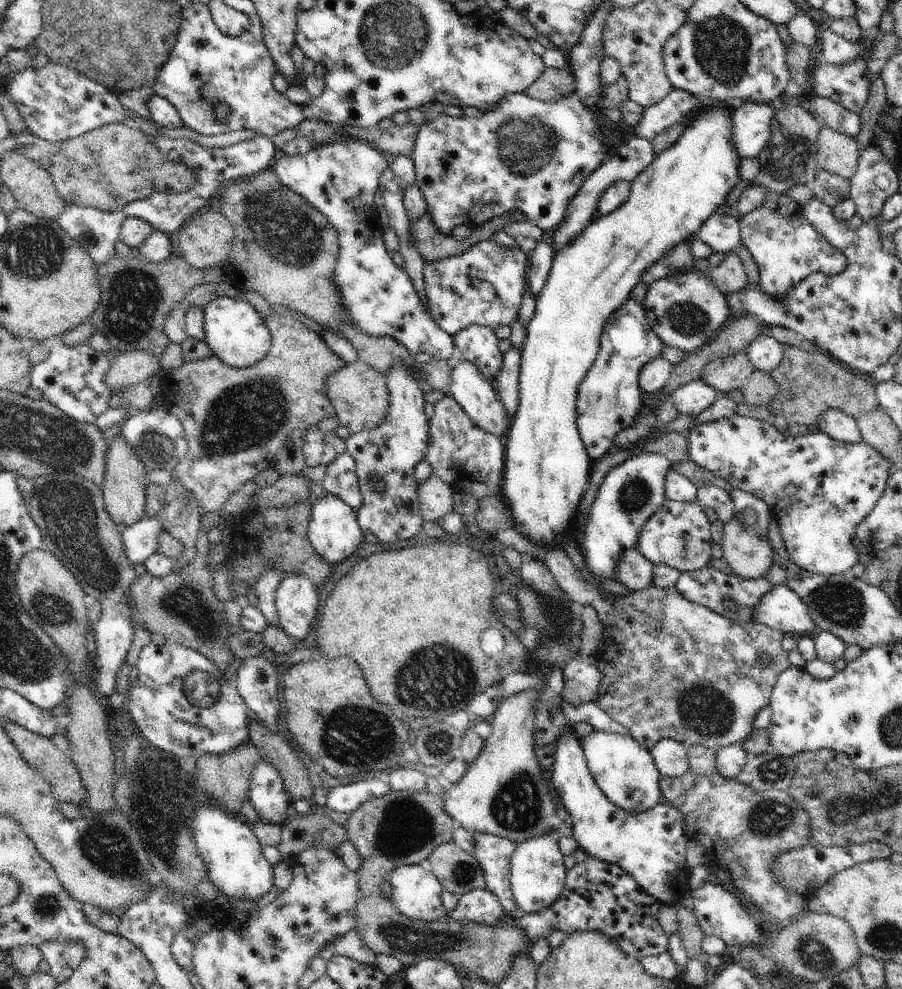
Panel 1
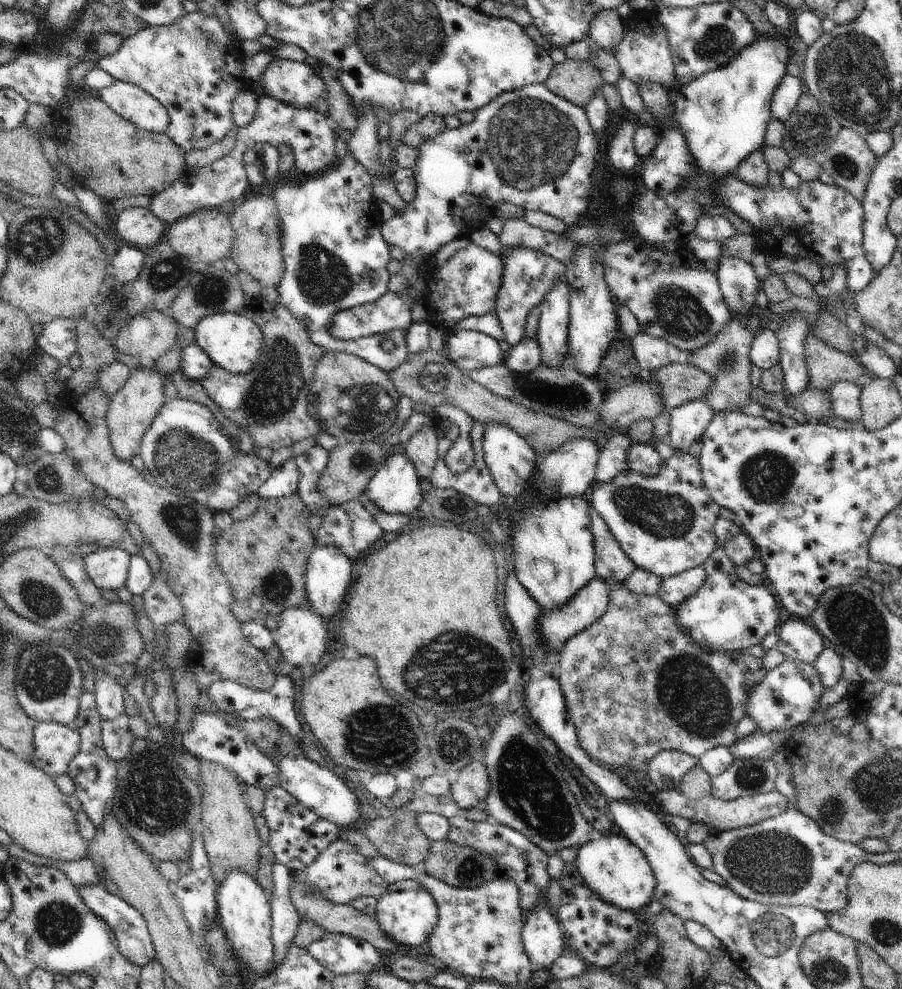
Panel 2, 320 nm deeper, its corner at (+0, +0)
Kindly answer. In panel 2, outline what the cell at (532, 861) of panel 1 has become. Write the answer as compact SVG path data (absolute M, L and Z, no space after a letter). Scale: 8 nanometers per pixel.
M542 900L534 909L526 912L526 922L522 929L523 945L531 968L550 969L560 958L566 947L564 932L550 913L547 900Z

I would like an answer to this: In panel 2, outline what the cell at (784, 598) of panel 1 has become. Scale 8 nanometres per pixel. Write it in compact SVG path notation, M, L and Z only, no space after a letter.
M722 546L701 564L707 577L704 584L685 604L673 610L677 628L684 631L698 646L713 651L741 651L760 645L766 634L777 630L781 606L767 584L751 585L738 575L731 558Z

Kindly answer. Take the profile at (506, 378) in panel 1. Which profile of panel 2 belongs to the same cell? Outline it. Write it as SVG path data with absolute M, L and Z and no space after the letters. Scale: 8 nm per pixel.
M504 247L500 258L503 262L503 273L497 290L495 313L498 315L504 339L514 347L523 339L524 327L532 307L540 306L553 286L565 276L567 268L553 256L530 247Z

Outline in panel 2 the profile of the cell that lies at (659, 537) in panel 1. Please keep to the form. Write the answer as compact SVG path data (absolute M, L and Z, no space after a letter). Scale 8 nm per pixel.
M677 450L670 458L664 459L656 476L649 477L628 469L605 483L594 483L586 496L590 508L605 520L624 554L638 569L647 570L660 578L667 579L704 564L719 545L713 526L720 517L721 506L714 502L704 486L699 457L688 452Z

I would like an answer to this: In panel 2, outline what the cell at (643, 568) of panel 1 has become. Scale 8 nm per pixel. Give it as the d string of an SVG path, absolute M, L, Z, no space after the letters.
M590 510L590 526L595 550L596 575L609 583L622 583L637 566L620 548L612 536L605 520L594 510Z

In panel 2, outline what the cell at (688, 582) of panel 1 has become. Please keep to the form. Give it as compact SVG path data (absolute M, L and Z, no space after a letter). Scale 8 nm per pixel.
M697 566L682 574L663 579L657 595L673 607L680 603L685 604L685 600L696 594L696 591L704 584L706 577L704 567Z

